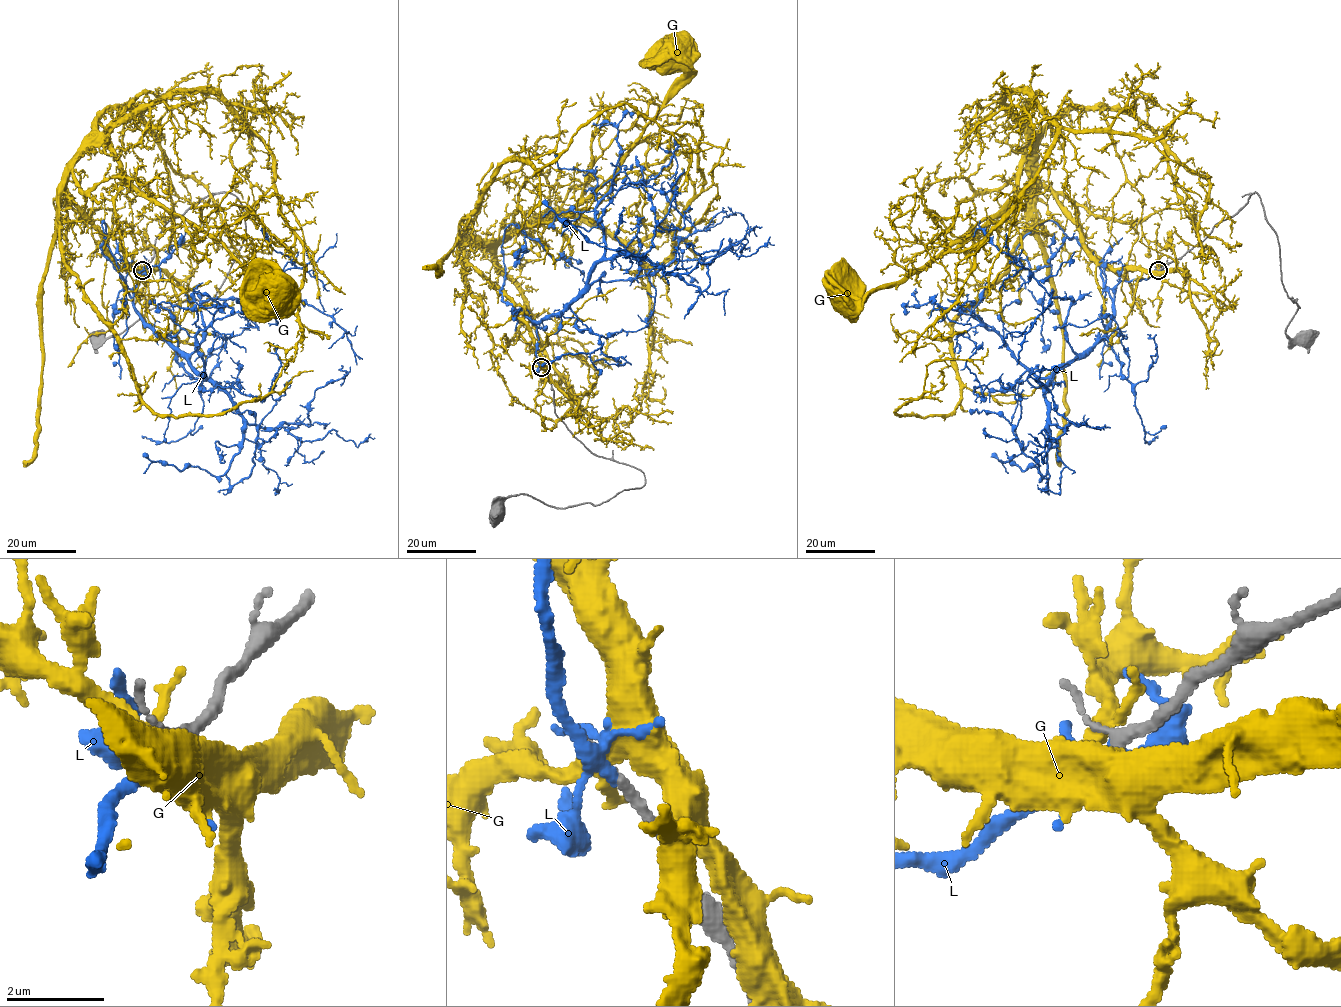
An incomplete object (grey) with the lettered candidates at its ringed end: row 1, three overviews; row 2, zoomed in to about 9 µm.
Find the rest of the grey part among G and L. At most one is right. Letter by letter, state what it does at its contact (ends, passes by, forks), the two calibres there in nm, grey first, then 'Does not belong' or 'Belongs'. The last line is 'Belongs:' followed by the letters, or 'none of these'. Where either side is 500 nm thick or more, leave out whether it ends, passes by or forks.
G: It forks there. Thickness 170 nm (grey) against 320 nm. Does not belong
L: It forks there. Thickness 190 nm (grey) against 180 nm. Belongs
Belongs: L

